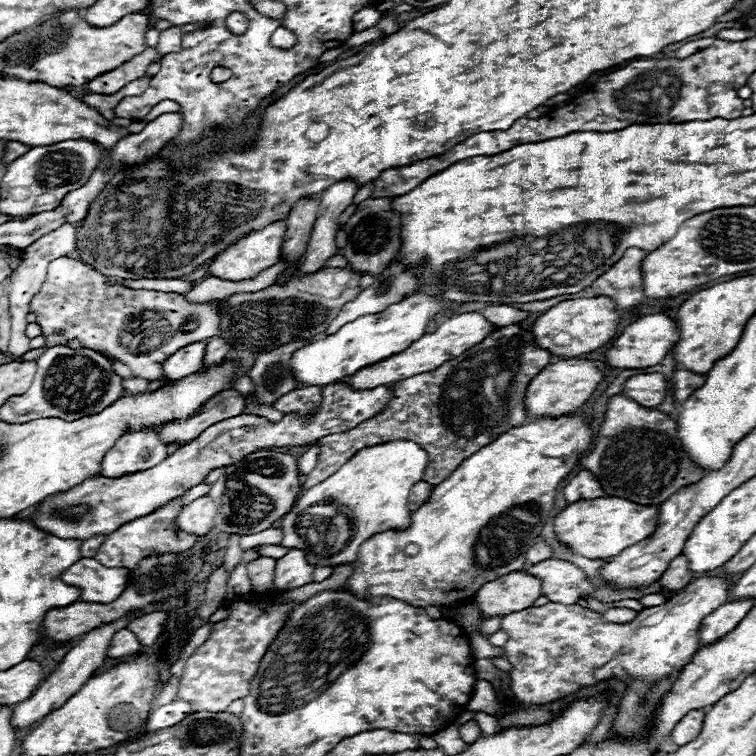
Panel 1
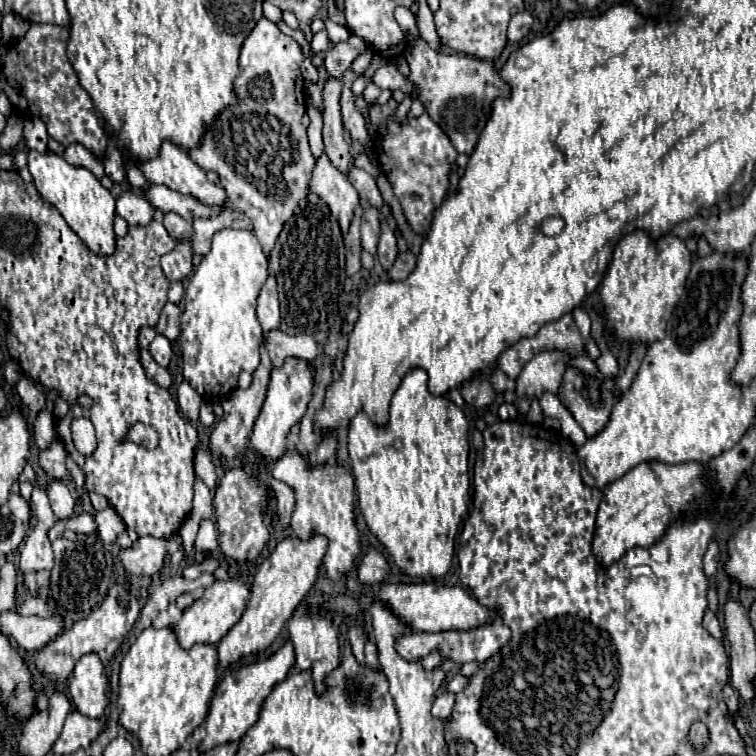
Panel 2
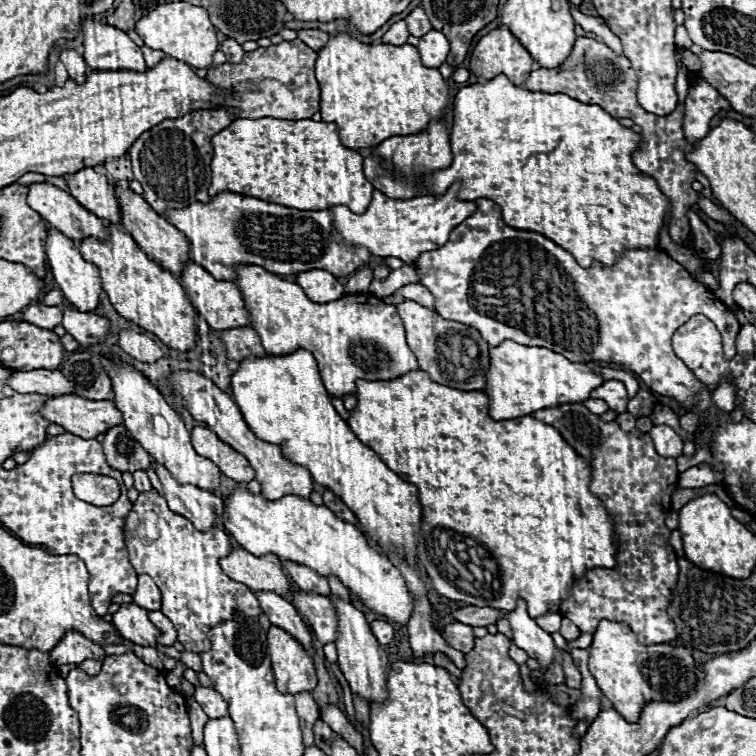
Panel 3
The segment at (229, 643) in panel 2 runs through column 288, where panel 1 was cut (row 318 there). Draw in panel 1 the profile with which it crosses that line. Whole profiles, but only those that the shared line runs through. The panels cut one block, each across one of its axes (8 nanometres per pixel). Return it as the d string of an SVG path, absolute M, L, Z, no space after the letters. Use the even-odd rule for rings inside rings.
M596 296L596 298L576 298L576 300L564 300L556 306L552 306L550 310L546 310L544 314L540 314L534 322L534 326L530 328L534 342L548 350L552 356L558 358L574 358L586 352L592 352L600 346L604 346L614 334L616 334L616 324L620 322L620 312L614 310L614 302L610 298L604 296ZM560 332L566 332L570 336L570 342L560 346L556 344L556 336Z

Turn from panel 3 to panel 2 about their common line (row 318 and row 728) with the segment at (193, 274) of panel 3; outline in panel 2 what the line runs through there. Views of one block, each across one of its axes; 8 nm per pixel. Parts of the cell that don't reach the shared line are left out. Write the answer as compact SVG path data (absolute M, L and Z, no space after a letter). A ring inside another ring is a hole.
M286 640L266 660L244 664L244 666L232 670L230 674L222 676L222 680L218 682L218 686L214 690L214 698L210 702L210 712L208 712L208 718L204 722L206 738L202 740L200 752L208 750L208 748L214 748L214 746L220 746L224 742L240 740L246 734L246 730L258 720L264 698L272 692L272 688L278 682L282 682L288 676L292 666L294 666L294 648L292 648L292 642Z

